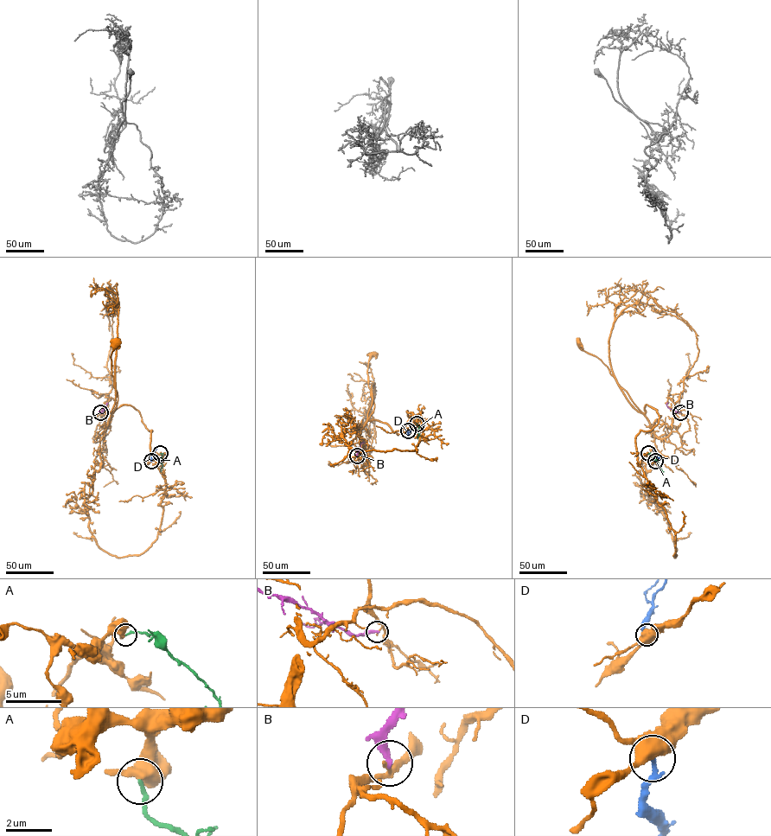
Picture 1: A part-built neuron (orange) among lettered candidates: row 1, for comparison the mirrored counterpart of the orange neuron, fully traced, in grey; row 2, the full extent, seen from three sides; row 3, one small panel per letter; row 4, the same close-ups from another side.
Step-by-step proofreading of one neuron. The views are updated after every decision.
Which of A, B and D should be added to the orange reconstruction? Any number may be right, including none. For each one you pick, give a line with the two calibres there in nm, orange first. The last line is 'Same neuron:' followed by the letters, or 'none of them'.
Same neuron: none of them

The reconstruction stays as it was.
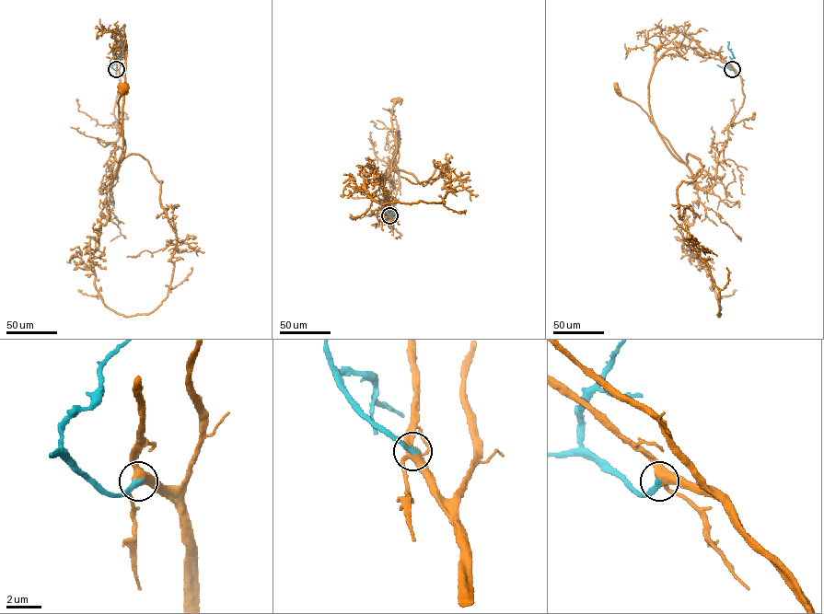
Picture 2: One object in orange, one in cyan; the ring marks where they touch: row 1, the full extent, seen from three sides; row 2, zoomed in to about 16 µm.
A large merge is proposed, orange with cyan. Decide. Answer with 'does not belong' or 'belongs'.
belongs

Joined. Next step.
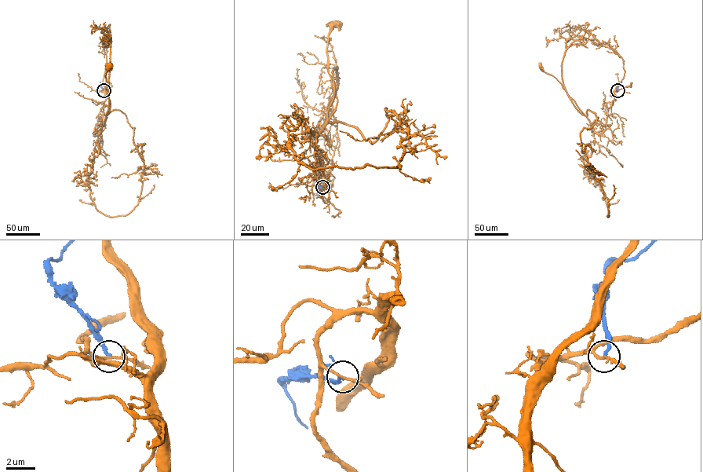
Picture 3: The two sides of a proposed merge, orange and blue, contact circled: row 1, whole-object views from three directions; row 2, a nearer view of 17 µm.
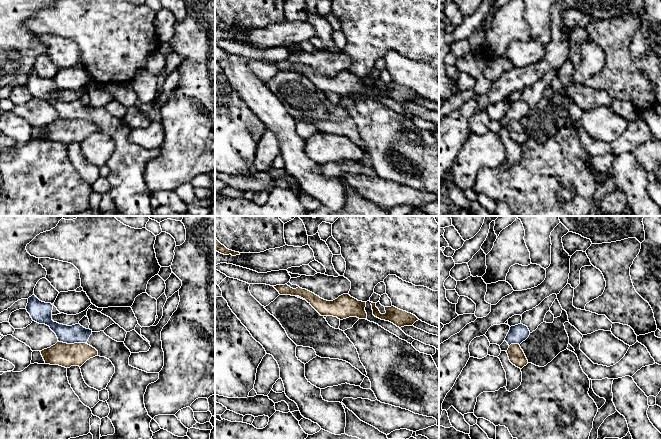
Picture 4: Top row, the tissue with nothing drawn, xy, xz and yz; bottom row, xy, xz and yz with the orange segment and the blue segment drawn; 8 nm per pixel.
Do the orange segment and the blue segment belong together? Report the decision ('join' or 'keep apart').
keep apart

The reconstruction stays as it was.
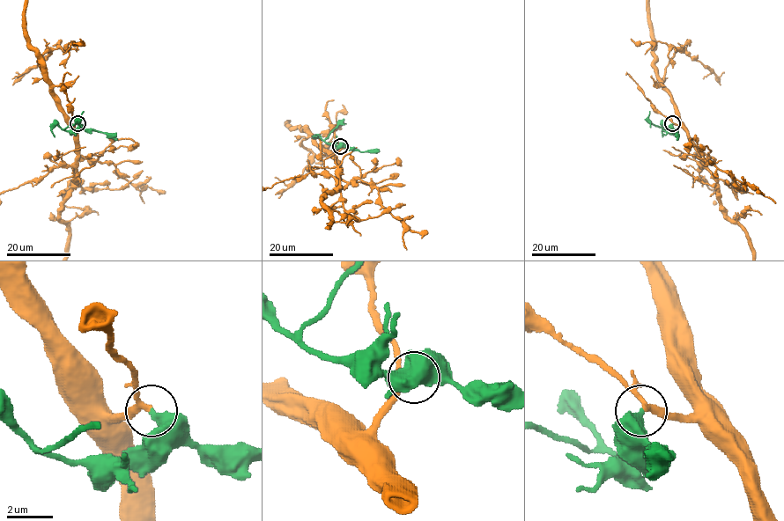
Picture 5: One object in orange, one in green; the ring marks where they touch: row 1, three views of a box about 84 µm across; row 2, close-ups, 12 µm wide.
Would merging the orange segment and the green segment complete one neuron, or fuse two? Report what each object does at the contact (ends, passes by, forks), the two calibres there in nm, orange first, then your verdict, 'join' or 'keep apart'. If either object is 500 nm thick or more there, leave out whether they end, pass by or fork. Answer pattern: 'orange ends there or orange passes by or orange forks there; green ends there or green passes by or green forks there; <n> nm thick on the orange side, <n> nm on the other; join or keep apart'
orange passes by; green ends there; 200 nm thick on the orange side, 400 nm on the other; join

